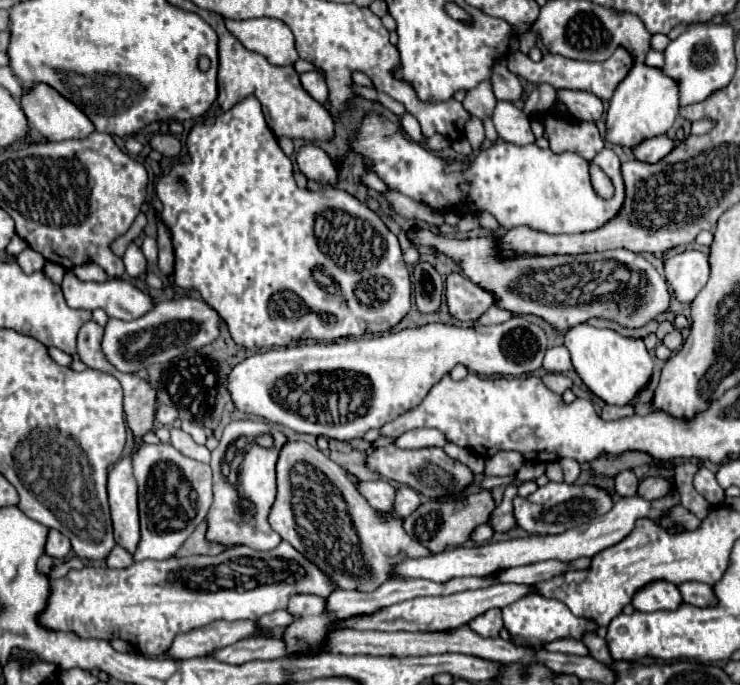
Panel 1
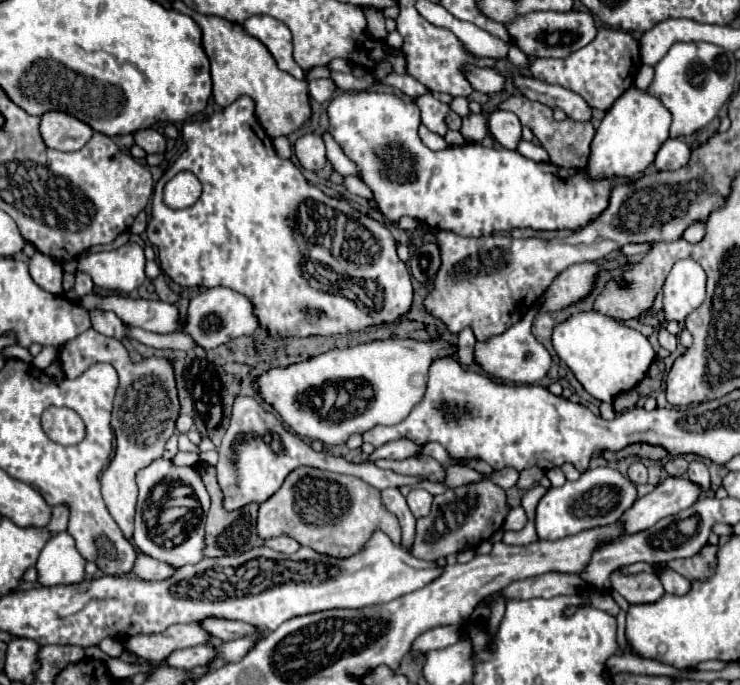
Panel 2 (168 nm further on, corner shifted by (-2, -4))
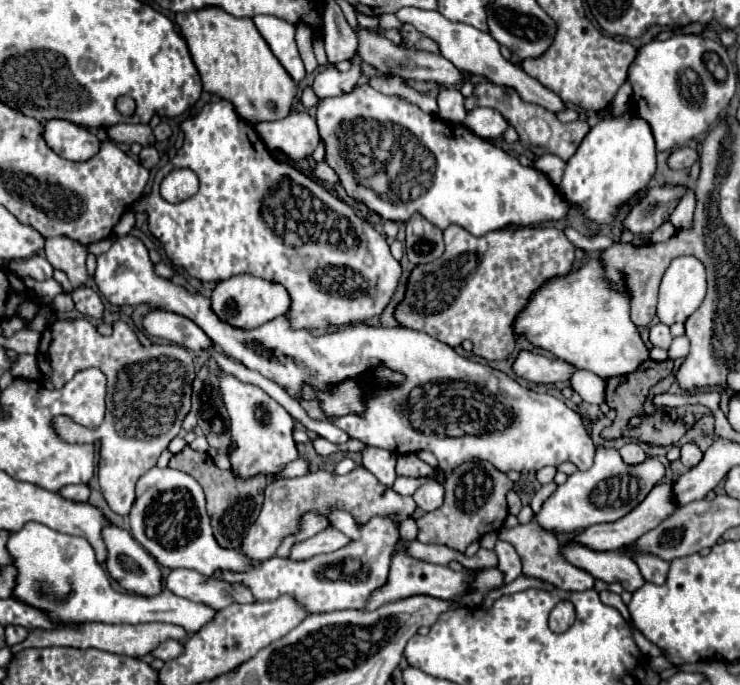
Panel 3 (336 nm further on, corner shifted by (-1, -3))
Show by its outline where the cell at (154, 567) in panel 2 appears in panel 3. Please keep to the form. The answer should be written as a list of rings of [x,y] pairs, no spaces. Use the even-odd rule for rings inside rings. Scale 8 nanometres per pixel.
[[[187,568],[171,570],[165,576],[165,588],[169,588],[177,596],[189,598],[193,602],[203,602],[215,610],[221,610],[231,602],[243,602],[243,604],[255,602],[255,598],[251,596],[249,590],[245,590],[245,586],[237,584],[231,586],[225,582],[217,582]]]

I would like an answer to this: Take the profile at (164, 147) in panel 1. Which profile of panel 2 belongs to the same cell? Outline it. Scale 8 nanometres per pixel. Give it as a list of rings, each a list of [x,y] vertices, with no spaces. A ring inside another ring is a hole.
[[[142,129],[134,133],[134,141],[146,153],[162,153],[166,149],[166,139],[154,129]]]

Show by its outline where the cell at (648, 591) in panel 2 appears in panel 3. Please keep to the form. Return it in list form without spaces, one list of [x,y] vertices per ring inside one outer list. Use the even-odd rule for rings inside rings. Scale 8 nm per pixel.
[[[567,542],[561,546],[561,554],[567,562],[603,582],[619,582],[627,592],[635,592],[645,584],[635,560],[621,552],[593,552],[585,546]]]

